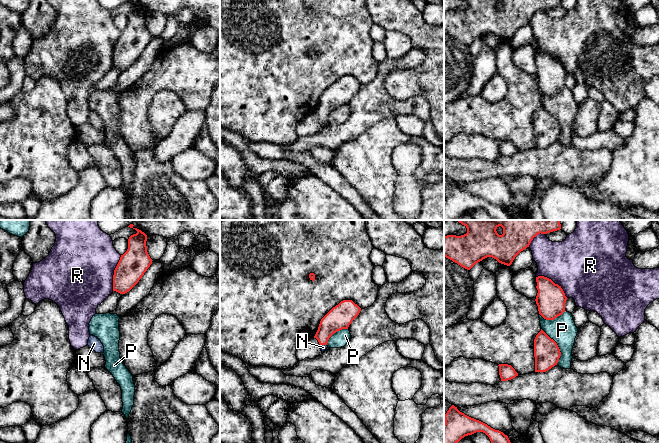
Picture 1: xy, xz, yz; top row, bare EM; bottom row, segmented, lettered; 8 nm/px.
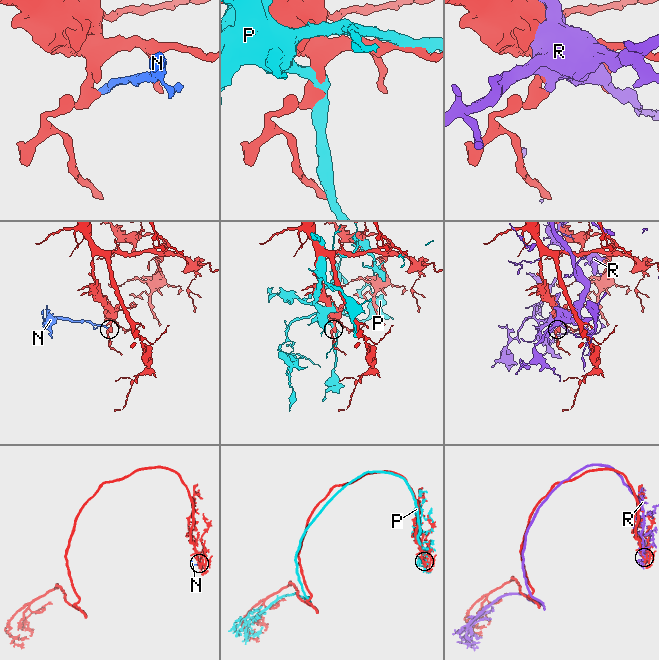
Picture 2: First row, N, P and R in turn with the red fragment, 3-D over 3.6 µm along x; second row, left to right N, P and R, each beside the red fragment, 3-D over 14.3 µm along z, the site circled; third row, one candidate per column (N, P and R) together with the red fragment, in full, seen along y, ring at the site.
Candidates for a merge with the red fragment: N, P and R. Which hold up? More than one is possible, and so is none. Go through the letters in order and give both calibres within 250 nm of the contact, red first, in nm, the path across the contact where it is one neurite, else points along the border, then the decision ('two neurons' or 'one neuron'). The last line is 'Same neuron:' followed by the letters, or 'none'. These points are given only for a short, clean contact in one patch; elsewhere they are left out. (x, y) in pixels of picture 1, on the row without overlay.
N: 190 nm thick on the red side, 50 nm on the other; runs through xz (338, 94), (323, 109), (323, 120), (323, 123); one neuron
P: 200 nm thick on the red side, 220 nm on the other; two neurons
R: 240 nm thick on the red side, 460 nm on the other; two neurons
Same neuron: N

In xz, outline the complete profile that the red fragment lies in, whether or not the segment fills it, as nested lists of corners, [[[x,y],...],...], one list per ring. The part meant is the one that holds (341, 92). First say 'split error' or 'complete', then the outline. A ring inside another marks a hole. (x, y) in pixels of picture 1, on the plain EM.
split error; [[[343,76],[321,95],[314,114],[318,116],[322,129],[328,124],[329,114],[337,107],[348,105],[360,87],[361,84],[352,76]]]

